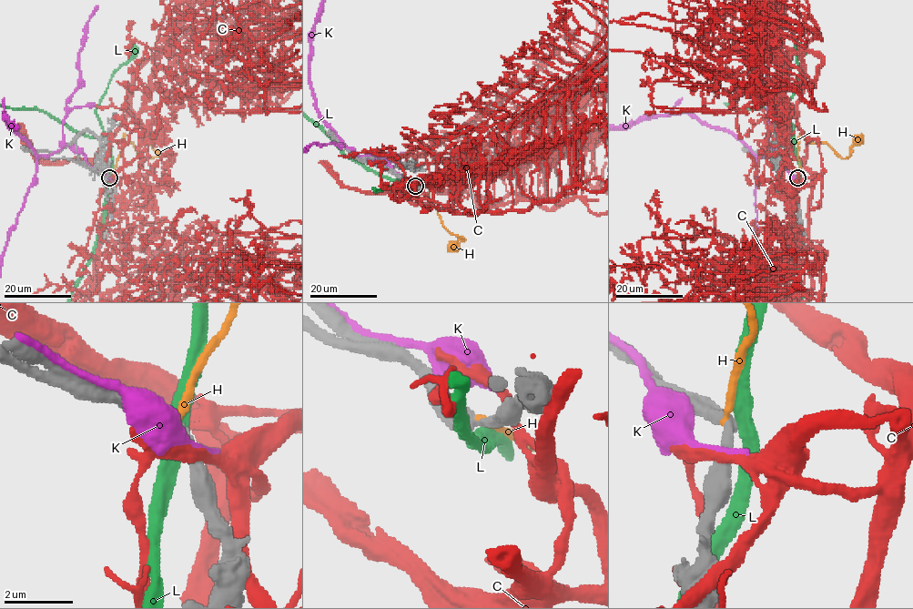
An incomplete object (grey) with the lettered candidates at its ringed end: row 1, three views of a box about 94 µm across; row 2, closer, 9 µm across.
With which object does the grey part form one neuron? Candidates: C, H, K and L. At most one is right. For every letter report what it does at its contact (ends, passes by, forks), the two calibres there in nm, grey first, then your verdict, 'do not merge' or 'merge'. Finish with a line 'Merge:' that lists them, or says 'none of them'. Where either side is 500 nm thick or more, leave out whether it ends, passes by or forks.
C: it passes by; calibres 400 and 260 nm; do not merge
H: it ends; calibres 360 and 190 nm; merge
K: it ends; calibres 360 and 220 nm; do not merge
L: it passes by; calibres 360 and 440 nm; do not merge
Merge: H

